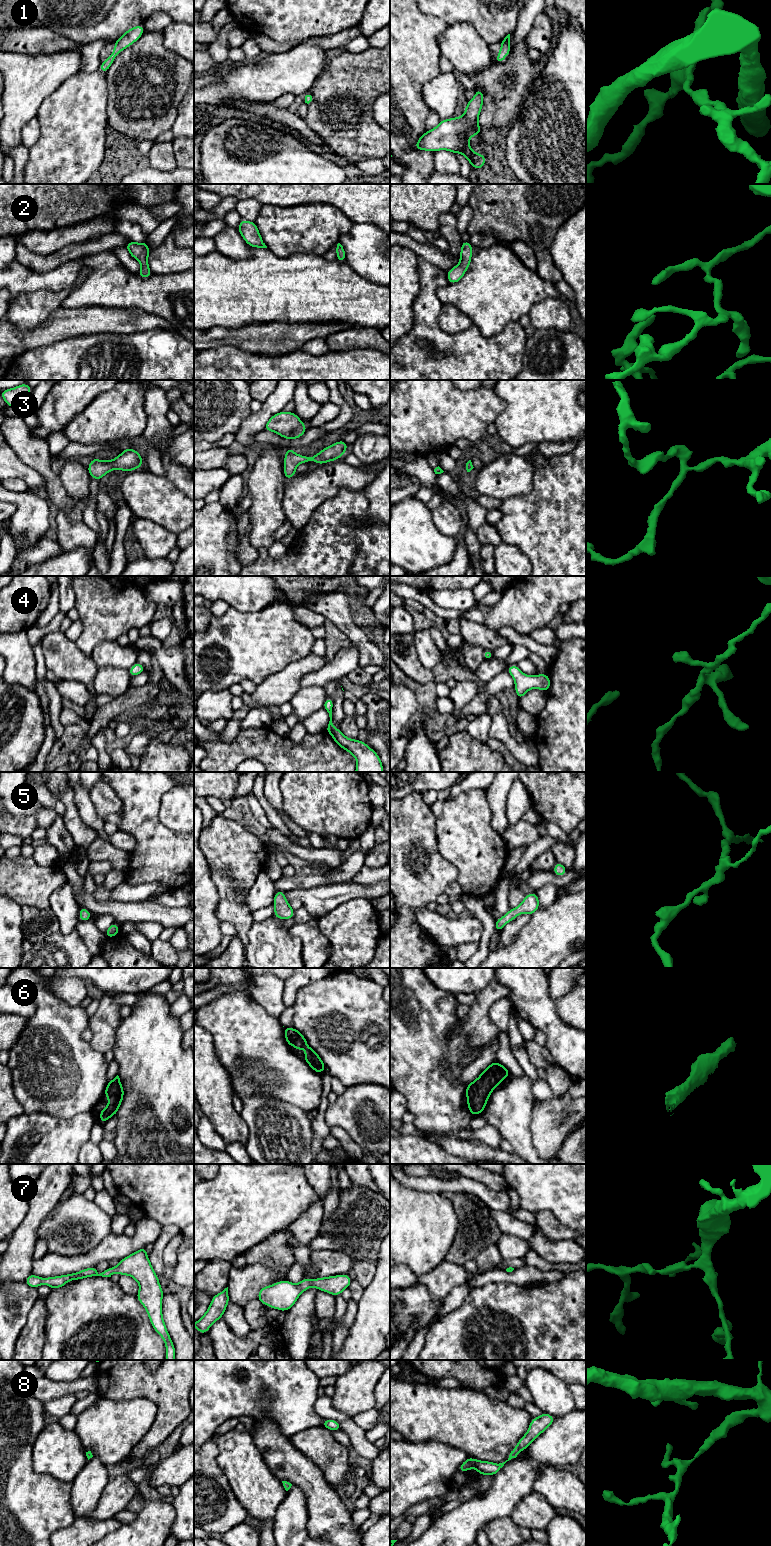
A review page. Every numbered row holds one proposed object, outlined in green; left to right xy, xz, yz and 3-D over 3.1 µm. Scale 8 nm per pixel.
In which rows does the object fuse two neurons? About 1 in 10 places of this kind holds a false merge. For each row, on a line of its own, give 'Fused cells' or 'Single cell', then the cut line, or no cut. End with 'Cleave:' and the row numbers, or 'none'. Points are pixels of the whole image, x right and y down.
1: Single cell. No split
2: Single cell. No split
3: Single cell. No split
4: Single cell. No split
5: Single cell. No split
6: Single cell. No split
7: Single cell. No split
8: Single cell. No split
Cleave: none

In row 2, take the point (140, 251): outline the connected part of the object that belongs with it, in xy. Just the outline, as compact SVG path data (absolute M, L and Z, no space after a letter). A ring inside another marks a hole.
M129 241L125 247L130 255L138 260L142 266L140 271L137 273L142 278L149 278L152 276L152 272L149 269L148 264L148 255L151 252L151 250L148 248L147 242L143 243L136 243L133 241Z

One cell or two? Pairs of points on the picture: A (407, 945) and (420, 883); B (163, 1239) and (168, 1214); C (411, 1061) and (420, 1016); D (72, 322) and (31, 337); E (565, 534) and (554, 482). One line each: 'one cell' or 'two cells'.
A: one cell
B: two cells
C: one cell
D: one cell
E: one cell

